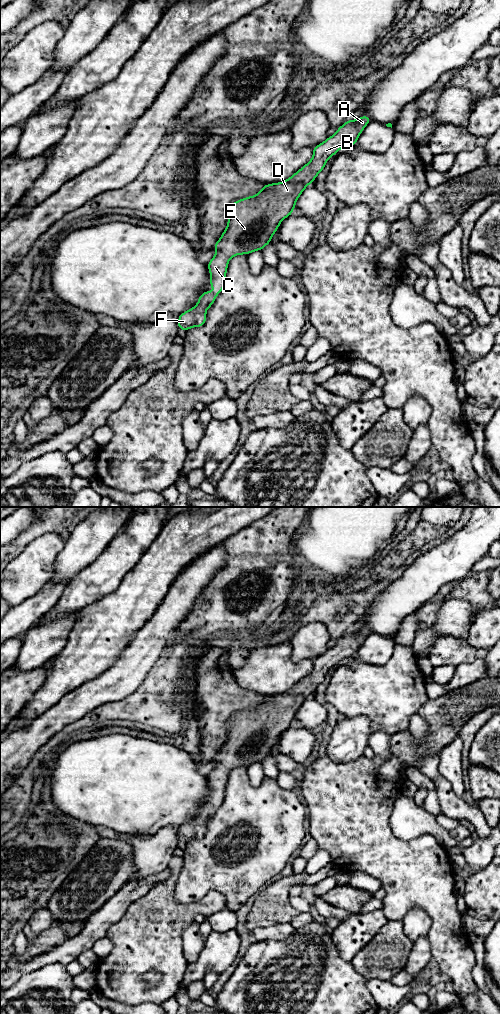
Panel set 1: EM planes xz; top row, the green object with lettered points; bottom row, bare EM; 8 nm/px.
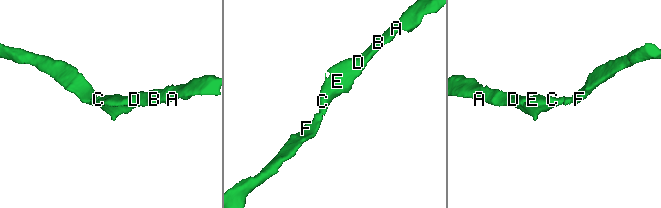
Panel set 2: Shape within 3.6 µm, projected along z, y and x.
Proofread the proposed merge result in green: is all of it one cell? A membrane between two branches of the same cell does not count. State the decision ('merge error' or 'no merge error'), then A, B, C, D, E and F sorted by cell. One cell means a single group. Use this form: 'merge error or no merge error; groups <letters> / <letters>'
no merge error; groups A B C D E F

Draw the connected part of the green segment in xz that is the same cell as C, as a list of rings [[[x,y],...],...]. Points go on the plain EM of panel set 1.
[[[363,627],[354,633],[347,632],[337,641],[334,647],[313,660],[313,670],[289,691],[280,695],[263,697],[258,706],[240,711],[229,719],[228,737],[213,759],[217,765],[207,776],[211,788],[209,797],[216,804],[205,803],[199,808],[198,815],[192,821],[179,827],[178,841],[187,843],[191,839],[202,839],[205,836],[206,822],[213,817],[216,809],[224,800],[228,773],[239,766],[248,767],[253,763],[262,762],[267,756],[271,755],[271,750],[278,742],[281,733],[293,725],[297,711],[304,701],[314,694],[316,688],[324,681],[328,671],[343,659],[355,658],[361,644],[370,634],[372,632],[367,627]]]

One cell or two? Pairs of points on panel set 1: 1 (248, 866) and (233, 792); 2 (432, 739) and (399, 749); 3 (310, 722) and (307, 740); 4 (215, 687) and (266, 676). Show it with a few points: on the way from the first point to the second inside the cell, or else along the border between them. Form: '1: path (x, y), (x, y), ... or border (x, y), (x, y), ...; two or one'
1: path (261, 848), (261, 839), (264, 835), (246, 810); one
2: path (424, 747), (407, 749); one
3: border (301, 726), (310, 730); two
4: border (232, 669), (235, 681), (240, 686), (258, 693); two

